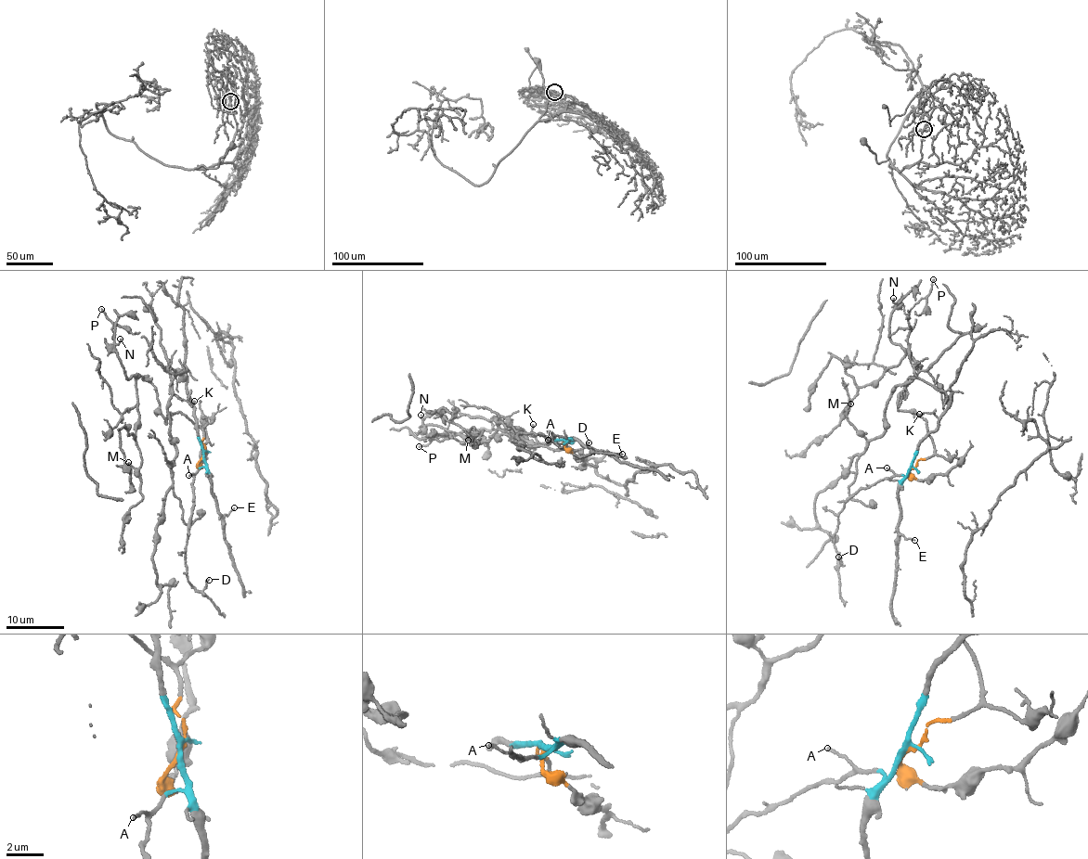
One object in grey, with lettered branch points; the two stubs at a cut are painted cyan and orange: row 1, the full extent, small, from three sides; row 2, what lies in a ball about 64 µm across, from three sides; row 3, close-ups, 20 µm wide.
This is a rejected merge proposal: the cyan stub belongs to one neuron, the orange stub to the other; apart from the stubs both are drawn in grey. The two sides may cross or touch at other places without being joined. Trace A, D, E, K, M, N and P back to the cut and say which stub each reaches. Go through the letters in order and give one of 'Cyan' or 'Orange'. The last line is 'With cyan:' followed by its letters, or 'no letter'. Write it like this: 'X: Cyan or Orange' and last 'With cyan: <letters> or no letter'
A: Cyan
D: Cyan
E: Cyan
K: Cyan
M: Orange
N: Orange
P: Orange
With cyan: A, D, E, K

